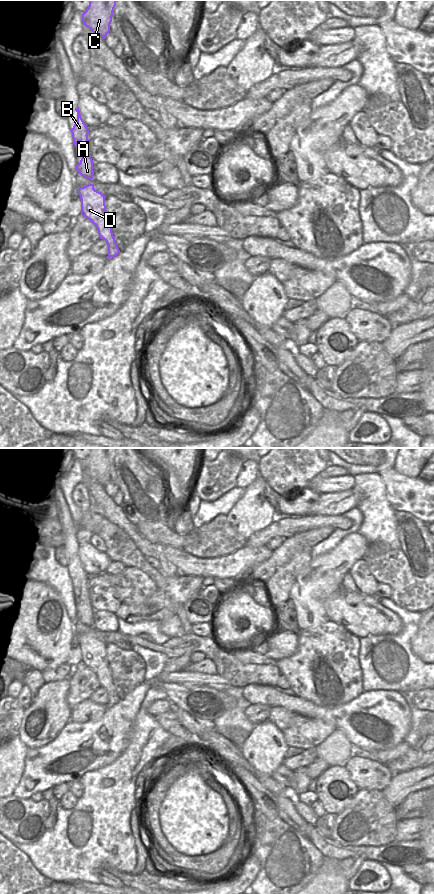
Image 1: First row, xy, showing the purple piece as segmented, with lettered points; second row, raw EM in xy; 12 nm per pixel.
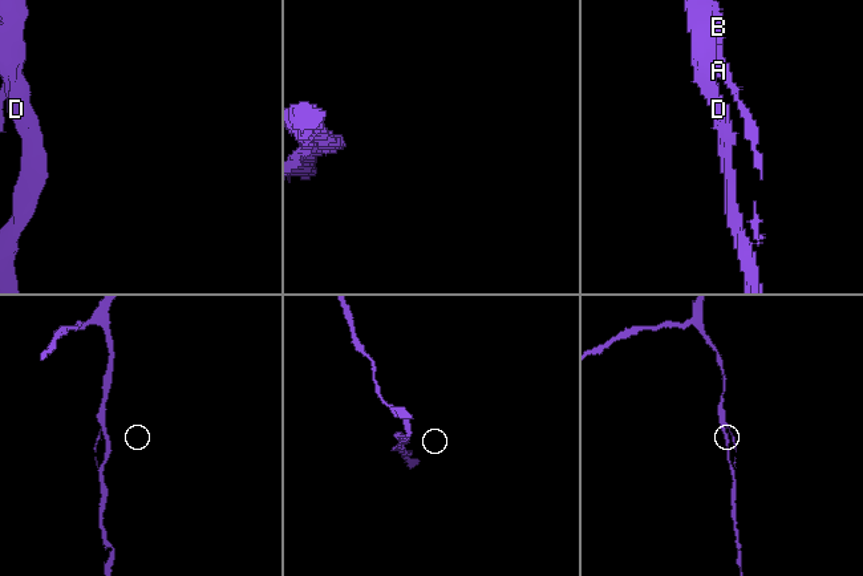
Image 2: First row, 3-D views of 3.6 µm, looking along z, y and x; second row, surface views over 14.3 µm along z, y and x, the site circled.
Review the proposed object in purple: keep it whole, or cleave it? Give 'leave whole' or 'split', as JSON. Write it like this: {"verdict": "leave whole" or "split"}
{"verdict": "split"}

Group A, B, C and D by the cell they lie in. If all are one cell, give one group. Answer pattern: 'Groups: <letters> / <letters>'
Groups: A / B C D.

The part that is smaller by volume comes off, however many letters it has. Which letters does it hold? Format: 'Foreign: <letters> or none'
Foreign: A

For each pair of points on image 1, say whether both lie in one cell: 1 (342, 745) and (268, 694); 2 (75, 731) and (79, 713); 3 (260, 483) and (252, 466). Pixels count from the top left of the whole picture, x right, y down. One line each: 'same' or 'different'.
1: different
2: different
3: different

